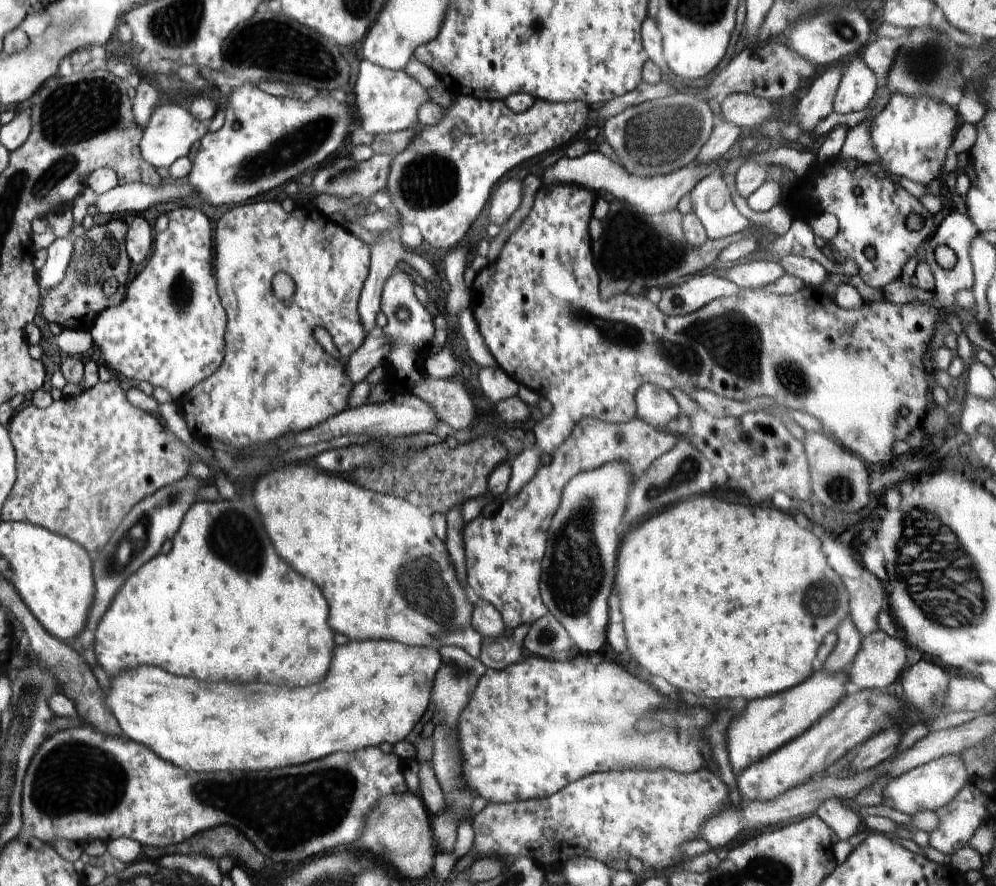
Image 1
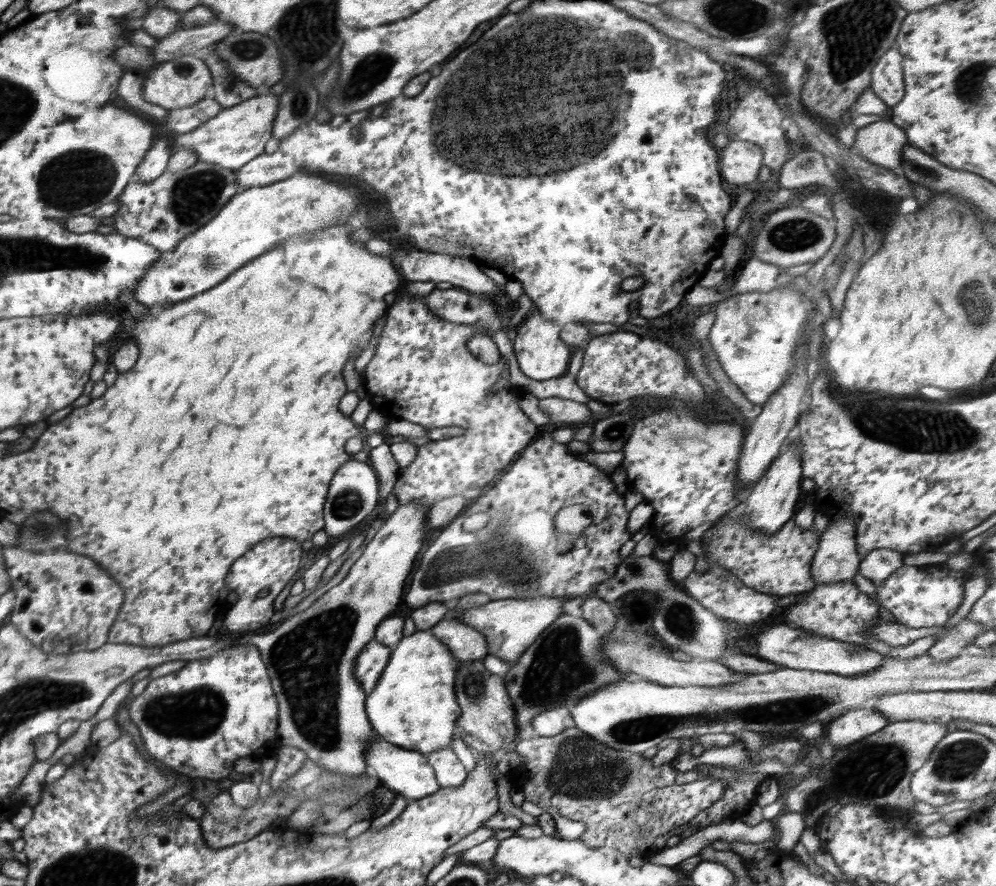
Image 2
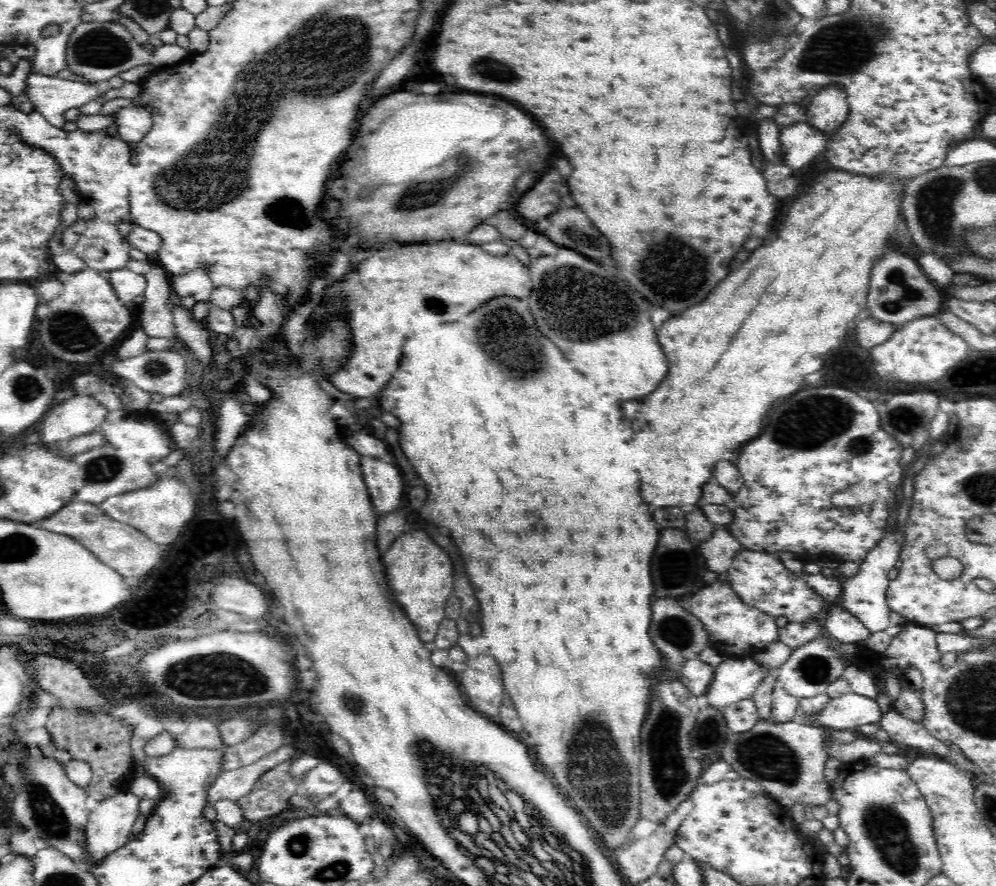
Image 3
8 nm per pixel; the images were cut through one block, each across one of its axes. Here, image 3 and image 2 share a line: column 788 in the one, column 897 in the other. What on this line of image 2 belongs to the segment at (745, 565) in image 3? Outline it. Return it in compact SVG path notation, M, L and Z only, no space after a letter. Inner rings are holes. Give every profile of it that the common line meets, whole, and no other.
M944 563L930 566L903 565L882 584L876 584L878 599L884 608L892 612L898 623L907 627L943 626L962 604L964 584L971 576L969 571L954 571Z

